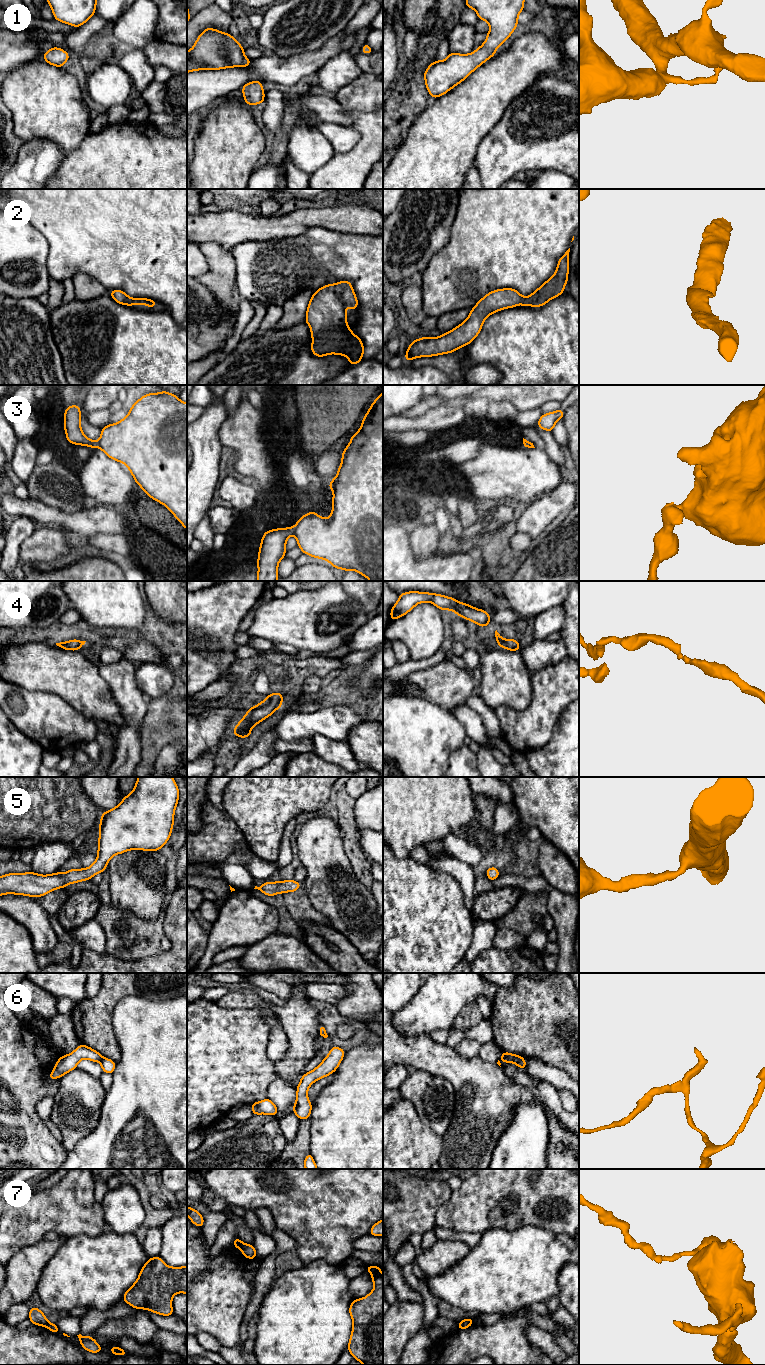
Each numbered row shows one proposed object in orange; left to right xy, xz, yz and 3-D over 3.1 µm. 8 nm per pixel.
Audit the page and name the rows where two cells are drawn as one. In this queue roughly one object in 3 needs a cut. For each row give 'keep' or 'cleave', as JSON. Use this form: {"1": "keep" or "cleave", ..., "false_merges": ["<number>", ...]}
{"1": "keep", "2": "keep", "3": "cleave", "4": "keep", "5": "keep", "6": "cleave", "7": "cleave", "false_merges": ["3", "6", "7"]}

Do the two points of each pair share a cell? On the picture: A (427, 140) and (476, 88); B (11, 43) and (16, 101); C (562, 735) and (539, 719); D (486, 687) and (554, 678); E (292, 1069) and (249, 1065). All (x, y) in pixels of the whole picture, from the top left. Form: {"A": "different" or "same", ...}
{"A": "same", "B": "different", "C": "different", "D": "different", "E": "different"}

